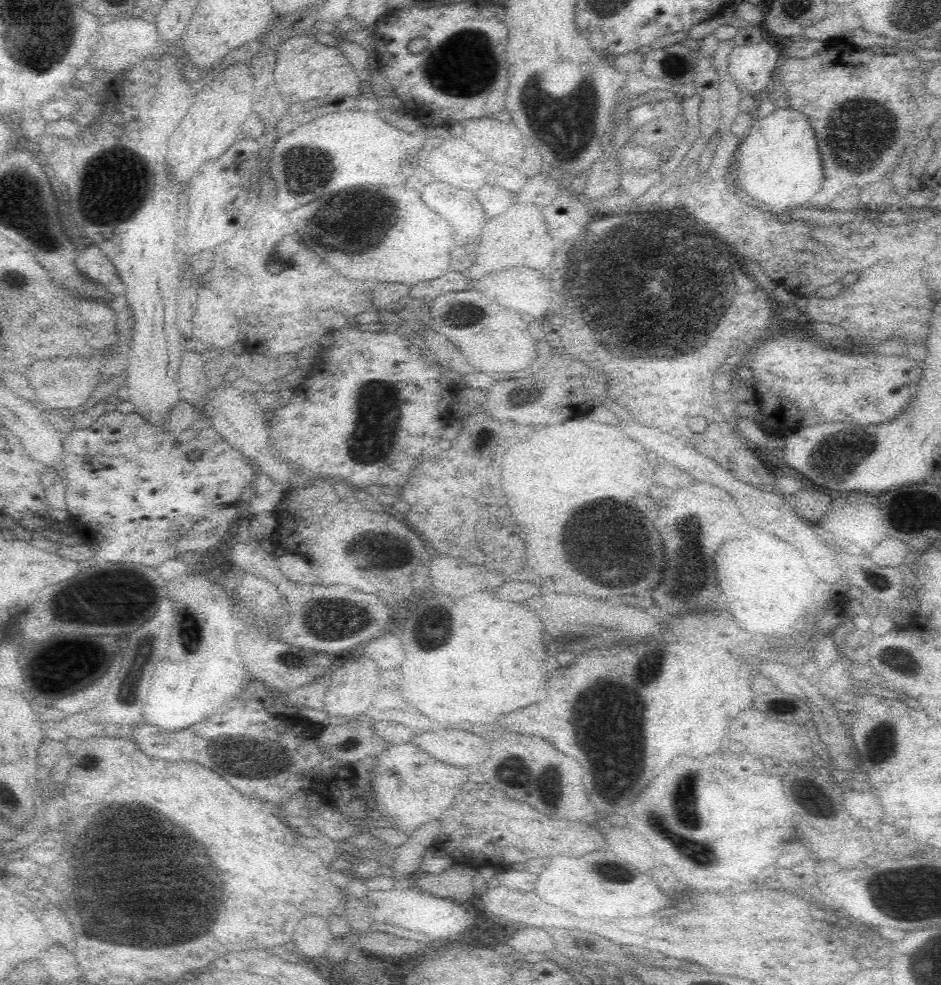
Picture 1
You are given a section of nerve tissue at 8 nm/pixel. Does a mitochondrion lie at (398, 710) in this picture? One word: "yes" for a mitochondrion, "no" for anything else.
no

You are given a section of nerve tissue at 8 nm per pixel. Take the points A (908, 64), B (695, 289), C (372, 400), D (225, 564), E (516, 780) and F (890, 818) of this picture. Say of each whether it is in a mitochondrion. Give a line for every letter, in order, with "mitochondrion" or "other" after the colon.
A: other
B: mitochondrion
C: mitochondrion
D: other
E: mitochondrion
F: other

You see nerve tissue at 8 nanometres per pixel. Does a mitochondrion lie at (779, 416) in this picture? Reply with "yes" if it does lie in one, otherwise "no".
no

